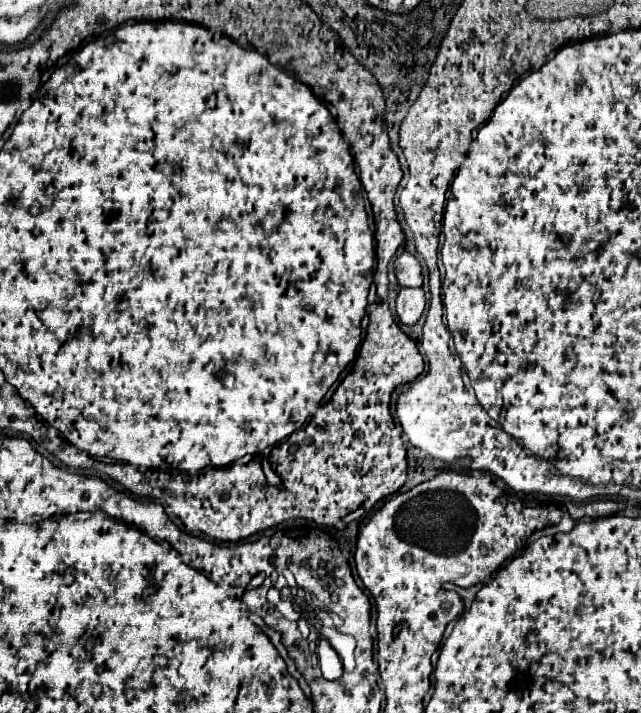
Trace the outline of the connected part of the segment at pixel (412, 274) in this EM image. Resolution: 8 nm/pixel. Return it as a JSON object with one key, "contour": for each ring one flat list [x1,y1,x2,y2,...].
{"contour":[[404,251,402,255,396,257,394,267,396,267,396,279,402,287,420,287,422,285,422,269,414,255]]}

